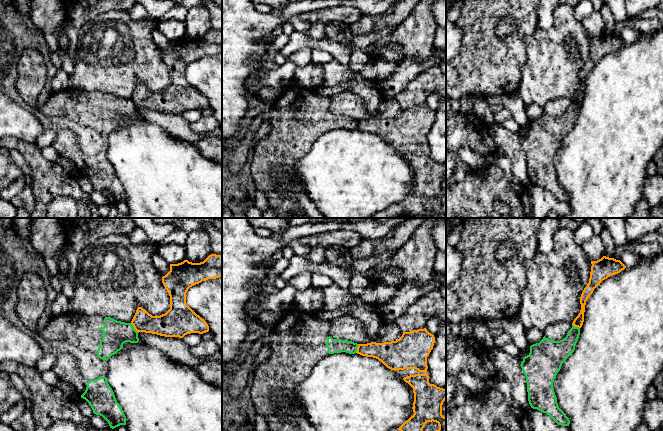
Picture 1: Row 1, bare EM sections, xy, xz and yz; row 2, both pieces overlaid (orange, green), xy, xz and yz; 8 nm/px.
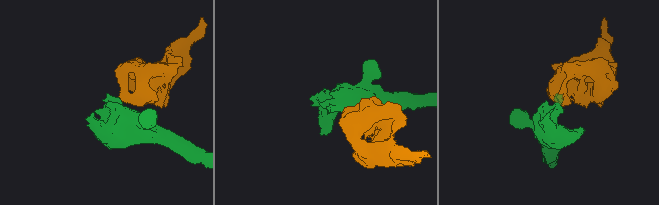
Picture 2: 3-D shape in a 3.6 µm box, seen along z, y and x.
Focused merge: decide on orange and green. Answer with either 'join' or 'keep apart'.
keep apart

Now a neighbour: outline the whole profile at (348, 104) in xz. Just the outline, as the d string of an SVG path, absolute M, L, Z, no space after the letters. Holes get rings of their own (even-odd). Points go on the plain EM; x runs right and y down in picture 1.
M349 91L331 95L329 98L330 113L332 113L333 115L352 117L357 120L396 117L403 110L403 107L399 105L394 97L384 97L384 99L379 104L376 113L373 115L367 112L362 98Z

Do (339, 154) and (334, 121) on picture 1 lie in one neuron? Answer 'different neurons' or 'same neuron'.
different neurons

